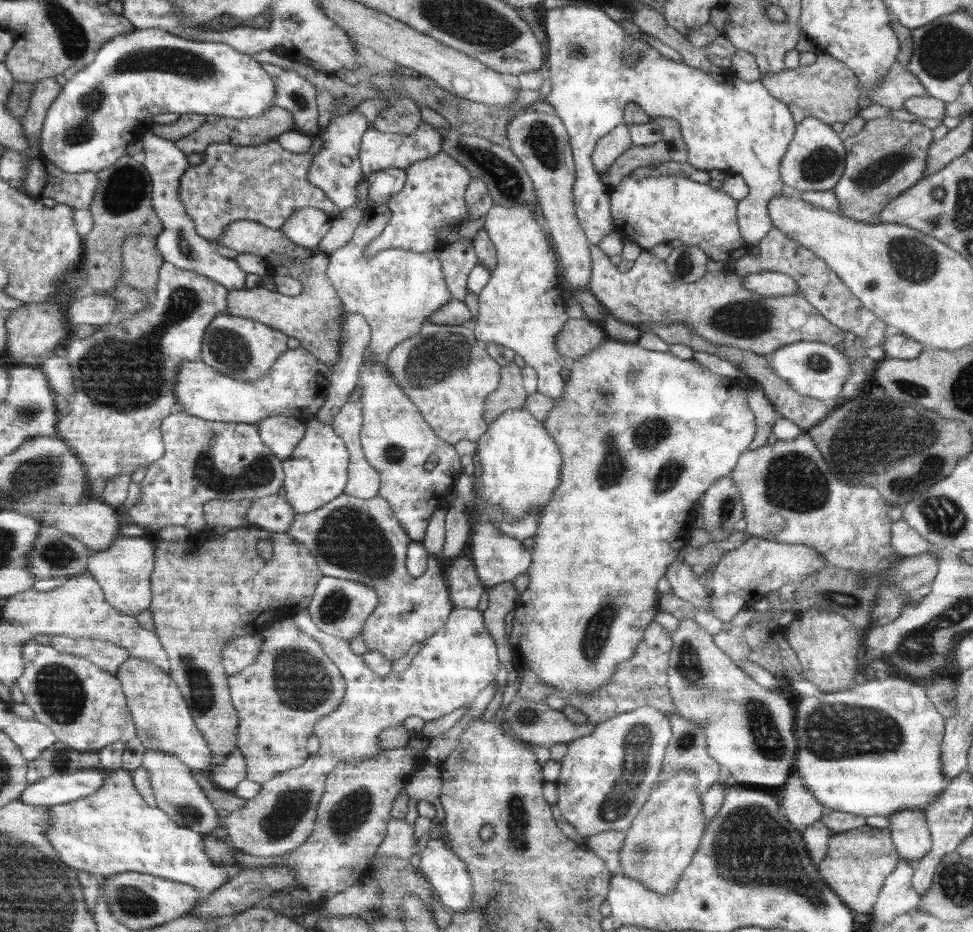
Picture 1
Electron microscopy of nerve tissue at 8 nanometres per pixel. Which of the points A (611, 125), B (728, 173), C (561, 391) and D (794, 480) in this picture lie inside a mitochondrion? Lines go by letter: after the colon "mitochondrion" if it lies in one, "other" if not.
A: other
B: other
C: other
D: mitochondrion

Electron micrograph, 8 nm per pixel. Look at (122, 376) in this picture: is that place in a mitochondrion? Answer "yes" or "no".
yes

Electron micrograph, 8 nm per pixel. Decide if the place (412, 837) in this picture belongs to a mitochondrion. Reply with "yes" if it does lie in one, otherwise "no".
no

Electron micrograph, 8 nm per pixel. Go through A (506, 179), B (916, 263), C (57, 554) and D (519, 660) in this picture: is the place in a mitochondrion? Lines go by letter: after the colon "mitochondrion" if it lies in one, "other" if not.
A: mitochondrion
B: mitochondrion
C: mitochondrion
D: other

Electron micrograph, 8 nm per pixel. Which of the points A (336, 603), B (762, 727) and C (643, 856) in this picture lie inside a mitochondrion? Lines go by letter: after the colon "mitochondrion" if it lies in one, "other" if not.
A: mitochondrion
B: mitochondrion
C: mitochondrion

